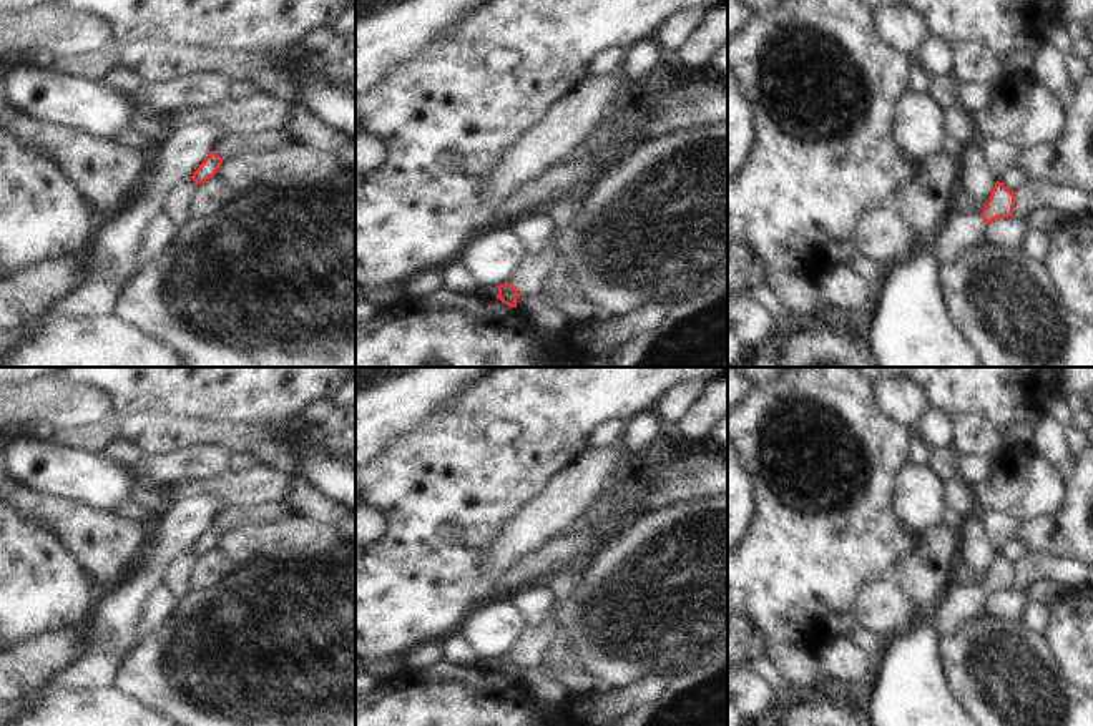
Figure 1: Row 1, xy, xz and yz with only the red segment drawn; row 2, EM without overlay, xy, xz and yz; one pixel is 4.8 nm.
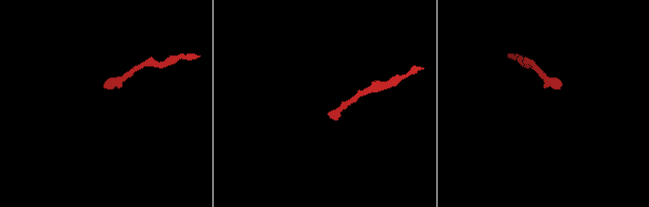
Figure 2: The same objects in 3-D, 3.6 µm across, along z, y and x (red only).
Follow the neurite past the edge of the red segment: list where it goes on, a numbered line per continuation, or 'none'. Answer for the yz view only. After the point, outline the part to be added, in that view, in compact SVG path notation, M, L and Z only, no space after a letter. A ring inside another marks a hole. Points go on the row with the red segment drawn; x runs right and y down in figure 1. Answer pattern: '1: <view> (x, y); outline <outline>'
1: yz (964, 231); outline M952 211L948 223L932 239L939 269L955 266L985 243L987 223L982 214Z

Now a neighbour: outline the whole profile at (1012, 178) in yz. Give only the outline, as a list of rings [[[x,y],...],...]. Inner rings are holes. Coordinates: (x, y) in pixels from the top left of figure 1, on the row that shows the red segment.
[[[1010,168],[1010,169],[1003,171],[998,178],[998,181],[1003,183],[1005,188],[1008,188],[1010,191],[1015,191],[1028,179],[1030,178],[1020,168]]]

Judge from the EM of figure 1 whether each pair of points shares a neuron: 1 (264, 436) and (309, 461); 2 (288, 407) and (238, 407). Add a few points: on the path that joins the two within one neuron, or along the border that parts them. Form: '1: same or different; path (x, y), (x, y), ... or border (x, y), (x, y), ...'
1: different; border (276, 437), (308, 427), (334, 457)
2: same; path (276, 407), (249, 407)

